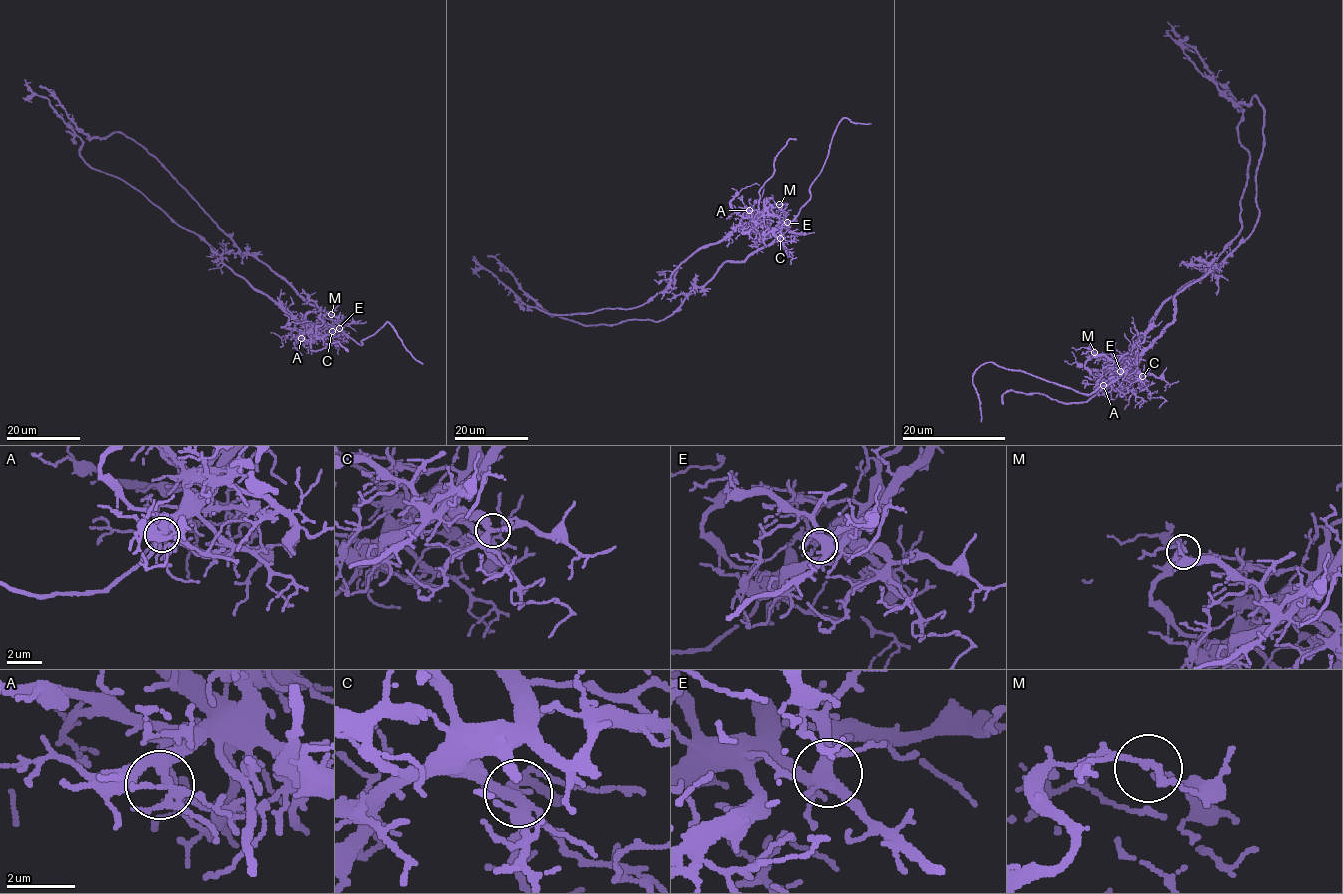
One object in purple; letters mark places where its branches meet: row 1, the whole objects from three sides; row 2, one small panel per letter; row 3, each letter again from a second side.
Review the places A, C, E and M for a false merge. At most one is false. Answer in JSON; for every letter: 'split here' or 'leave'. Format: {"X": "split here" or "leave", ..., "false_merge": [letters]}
{"A": "leave", "C": "leave", "E": "leave", "M": "split here", "false_merge": ["M"]}

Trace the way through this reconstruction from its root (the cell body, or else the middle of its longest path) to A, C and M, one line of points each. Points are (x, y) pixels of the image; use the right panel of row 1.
A: (1126, 364), (1122, 364), (1103, 385)
C: (1126, 364), (1142, 376)
M: (1126, 364), (1124, 371), (1115, 362), (1103, 355), (1093, 355), (1094, 353)

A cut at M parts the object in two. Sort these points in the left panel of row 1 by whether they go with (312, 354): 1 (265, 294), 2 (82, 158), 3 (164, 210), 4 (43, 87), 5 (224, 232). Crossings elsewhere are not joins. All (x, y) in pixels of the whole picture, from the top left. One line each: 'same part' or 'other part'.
1: same part
2: same part
3: same part
4: other part
5: other part

